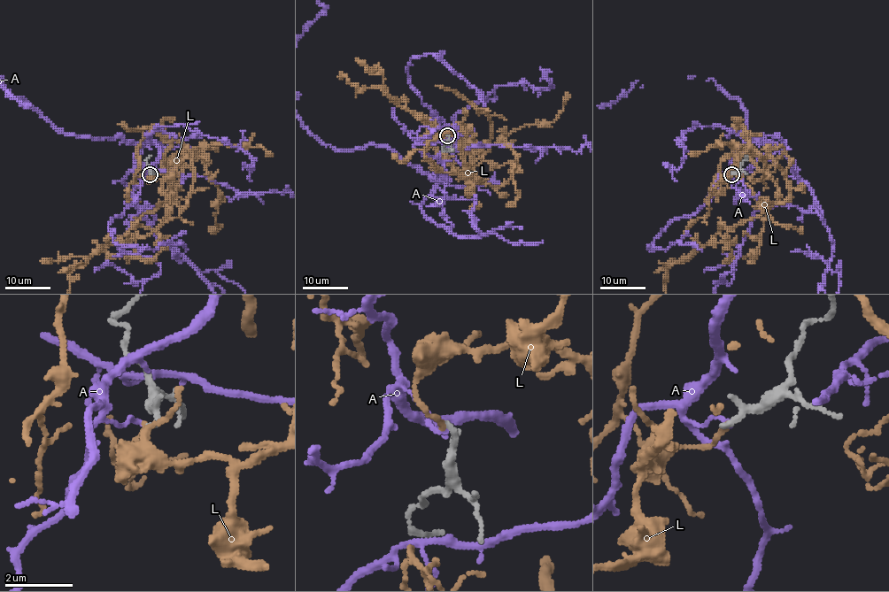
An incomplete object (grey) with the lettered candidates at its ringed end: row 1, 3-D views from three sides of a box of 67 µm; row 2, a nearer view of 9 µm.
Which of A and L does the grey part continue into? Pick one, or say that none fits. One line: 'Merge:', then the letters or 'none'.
Merge: none

